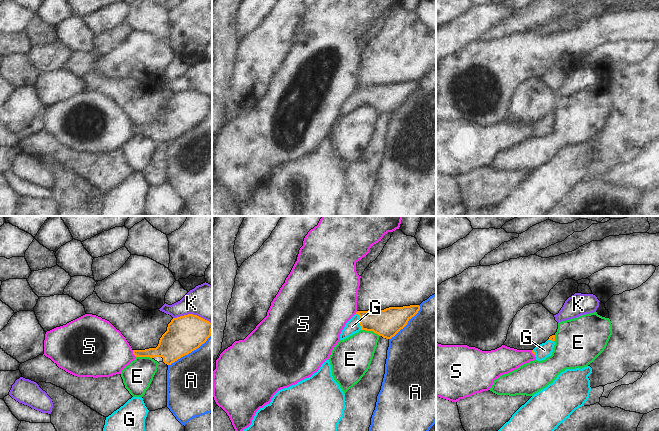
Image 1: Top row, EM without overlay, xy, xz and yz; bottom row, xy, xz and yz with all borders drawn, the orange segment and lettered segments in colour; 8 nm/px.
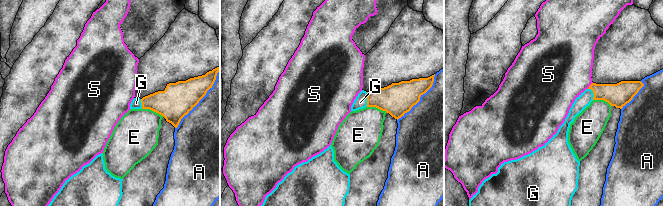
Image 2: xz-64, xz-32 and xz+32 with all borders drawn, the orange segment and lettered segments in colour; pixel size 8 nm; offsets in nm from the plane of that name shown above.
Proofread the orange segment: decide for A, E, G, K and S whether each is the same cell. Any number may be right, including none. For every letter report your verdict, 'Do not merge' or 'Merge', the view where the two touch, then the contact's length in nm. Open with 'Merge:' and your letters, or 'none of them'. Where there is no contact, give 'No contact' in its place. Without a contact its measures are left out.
Merge: G
A: Do not merge. Touches orange in xy. Shared border 460 nm
E: Do not merge. Touches orange in xz. Shared border 160 nm
G: Merge. Touches orange in xz. Shared border 140 nm
K: Do not merge. Touches orange in xy. Shared border 320 nm
S: Do not merge. Touches orange in xy. Shared border 70 nm.

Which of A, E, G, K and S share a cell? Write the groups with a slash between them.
A / E / G / K / S

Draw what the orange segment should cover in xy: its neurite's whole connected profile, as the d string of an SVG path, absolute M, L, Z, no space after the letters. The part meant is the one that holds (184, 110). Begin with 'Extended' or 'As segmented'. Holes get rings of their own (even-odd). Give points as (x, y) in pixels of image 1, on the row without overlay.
As segmented. M193 90L173 94L156 124L133 126L136 133L162 133L171 141L198 125L211 112L212 99Z

